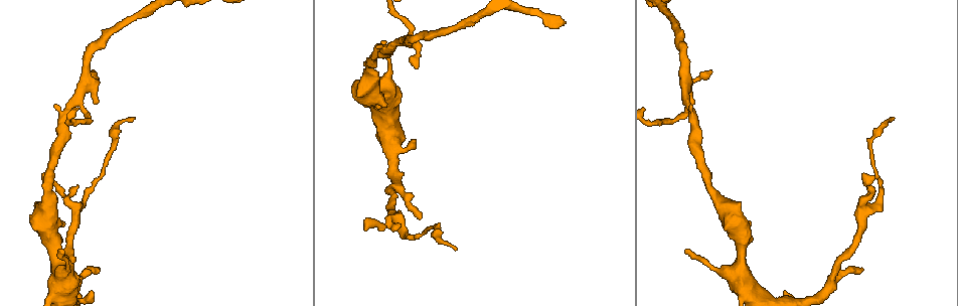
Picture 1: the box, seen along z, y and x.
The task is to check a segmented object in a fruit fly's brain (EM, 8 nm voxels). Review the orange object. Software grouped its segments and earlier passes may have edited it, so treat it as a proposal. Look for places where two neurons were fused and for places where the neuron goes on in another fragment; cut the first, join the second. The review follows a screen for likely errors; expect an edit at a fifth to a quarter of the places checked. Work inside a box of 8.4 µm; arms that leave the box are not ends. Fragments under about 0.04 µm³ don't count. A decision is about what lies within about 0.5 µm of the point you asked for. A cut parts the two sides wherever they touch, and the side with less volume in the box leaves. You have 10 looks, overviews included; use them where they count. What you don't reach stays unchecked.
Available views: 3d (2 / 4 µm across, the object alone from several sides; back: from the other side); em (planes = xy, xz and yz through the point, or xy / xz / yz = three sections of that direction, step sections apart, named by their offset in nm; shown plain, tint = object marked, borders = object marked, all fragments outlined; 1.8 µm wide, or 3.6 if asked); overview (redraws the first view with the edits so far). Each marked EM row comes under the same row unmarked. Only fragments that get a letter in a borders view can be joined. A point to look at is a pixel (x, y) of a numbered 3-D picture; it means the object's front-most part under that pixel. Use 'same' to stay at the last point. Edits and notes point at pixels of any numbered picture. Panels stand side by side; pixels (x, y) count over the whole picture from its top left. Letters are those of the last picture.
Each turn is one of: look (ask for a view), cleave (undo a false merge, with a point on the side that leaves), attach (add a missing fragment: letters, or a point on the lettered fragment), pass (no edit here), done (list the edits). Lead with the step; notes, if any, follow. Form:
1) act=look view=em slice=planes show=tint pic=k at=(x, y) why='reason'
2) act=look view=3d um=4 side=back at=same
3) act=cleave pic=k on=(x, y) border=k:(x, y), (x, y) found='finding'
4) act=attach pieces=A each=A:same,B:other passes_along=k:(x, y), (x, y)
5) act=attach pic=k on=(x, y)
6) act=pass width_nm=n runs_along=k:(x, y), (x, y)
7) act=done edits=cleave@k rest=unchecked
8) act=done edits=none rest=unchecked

act=look view=3d um=4 pic=1 at=(60, 250) why='tapers out'

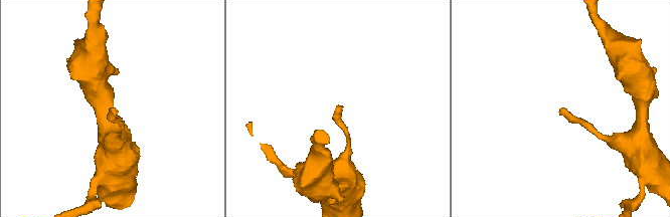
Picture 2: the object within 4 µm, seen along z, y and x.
act=look view=em slice=planes show=tint pic=2 at=(560, 109) why='shape alone is not enough'

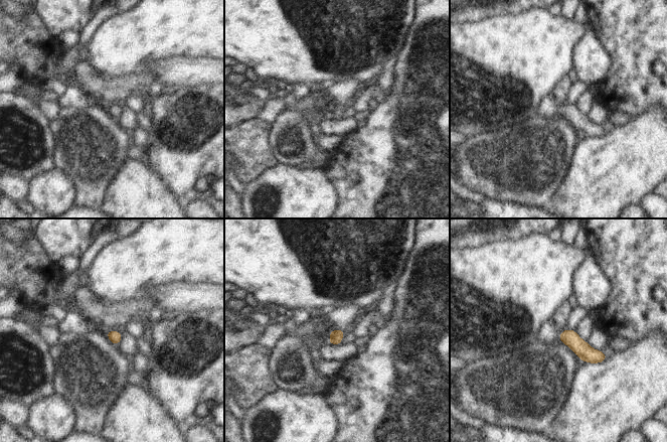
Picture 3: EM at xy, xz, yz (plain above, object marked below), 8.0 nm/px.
act=look view=em slice=planes show=borders at=same why='what lies round it'

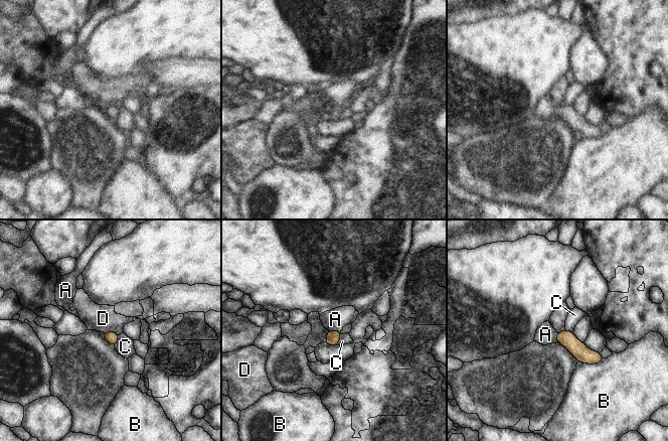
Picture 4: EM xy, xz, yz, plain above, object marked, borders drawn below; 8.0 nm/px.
act=attach pieces=A each=A:same,B:other,C:other,D:other passes_along=4:(332, 339), (335, 330), (335, 319) found='the neuron continues'

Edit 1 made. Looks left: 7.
act=look view=3d um=2 side=back pic=1 at=(92, 291) why='an open end'

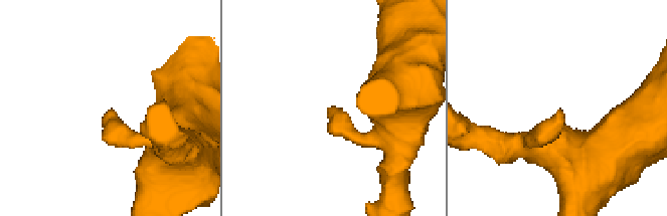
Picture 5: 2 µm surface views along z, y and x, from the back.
act=look view=em slice=planes show=borders pic=5 at=(560, 109) why='need the tissue'

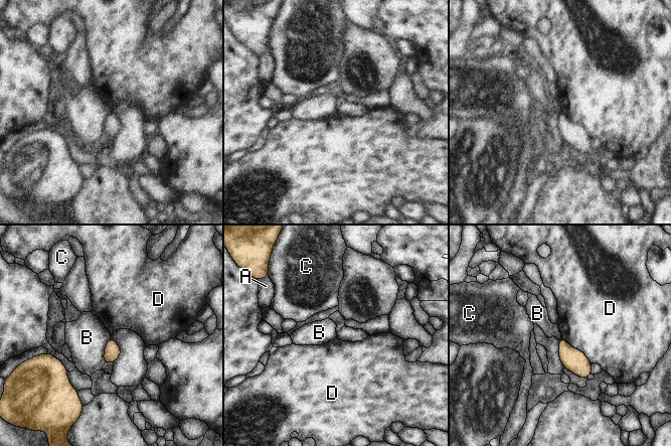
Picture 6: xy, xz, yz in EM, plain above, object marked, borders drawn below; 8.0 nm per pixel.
act=pass each=A:other,B:other,C:other,D:other border=6:(110, 336), (106, 344), (103, 363) found='no lettered fragment goes on from it'

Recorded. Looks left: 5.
act=look view=em slice=planes show=borders pic=1 at=(399, 226) why='free end'

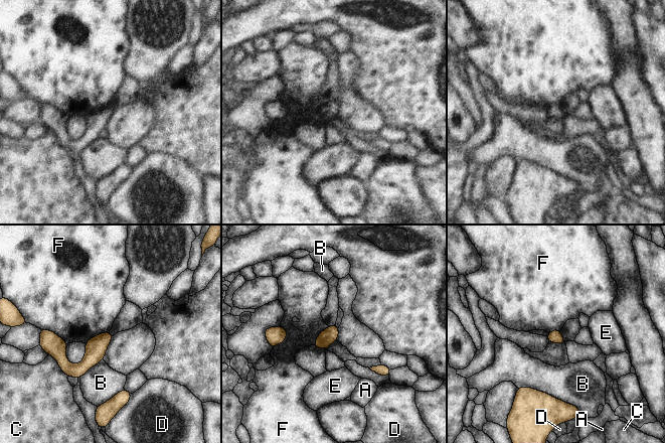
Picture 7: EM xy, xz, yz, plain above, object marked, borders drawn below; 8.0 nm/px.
act=pass each=A:other,B:other,C:other,D:other,E:other,F:other found='none of them fits'

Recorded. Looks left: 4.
act=done edits=attach@4 rest=unchecked

